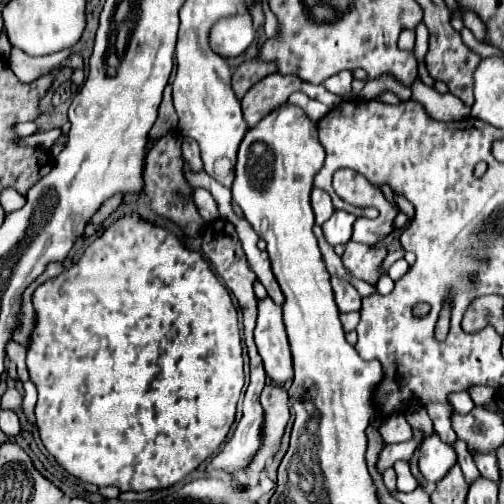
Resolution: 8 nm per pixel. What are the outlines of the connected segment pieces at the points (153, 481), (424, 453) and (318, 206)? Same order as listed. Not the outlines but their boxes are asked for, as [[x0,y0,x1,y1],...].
[[26,216,244,492],[420,434,456,482],[312,188,334,226]]

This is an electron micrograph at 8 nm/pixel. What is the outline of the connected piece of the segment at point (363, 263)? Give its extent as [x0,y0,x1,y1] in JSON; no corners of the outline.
[342,244,386,284]

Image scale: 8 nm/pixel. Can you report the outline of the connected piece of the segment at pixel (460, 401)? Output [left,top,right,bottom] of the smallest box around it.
[450,392,474,414]

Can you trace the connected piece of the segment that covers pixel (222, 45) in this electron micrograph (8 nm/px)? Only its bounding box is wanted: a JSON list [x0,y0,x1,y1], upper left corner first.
[210,10,256,58]

